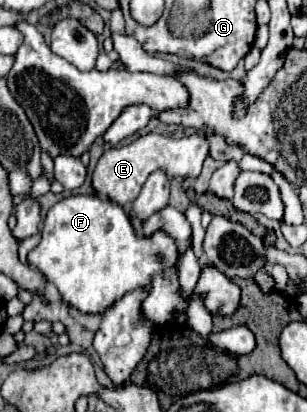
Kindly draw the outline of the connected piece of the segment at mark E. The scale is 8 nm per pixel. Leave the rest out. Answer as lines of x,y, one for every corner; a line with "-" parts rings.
148,133
148,135
138,137
134,143
126,145
126,147
104,151
104,155
100,157
96,171
92,175
92,185
94,185
98,195
108,197
110,201
124,207
126,203
132,203
136,199
136,195
140,193
148,175
158,171
158,169
164,171
170,179
174,179
174,177
182,177
182,179
198,177
206,153
208,153
208,141
204,135
170,139
166,135

